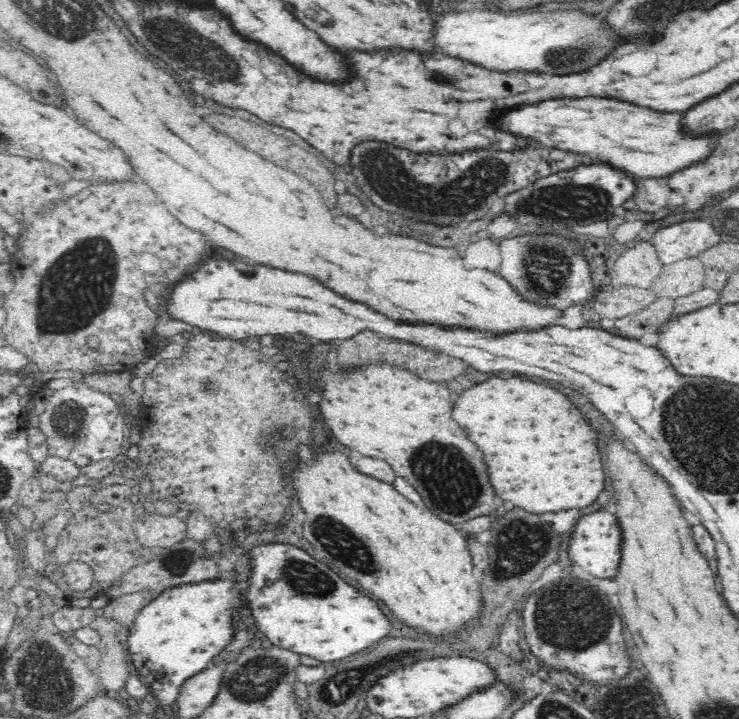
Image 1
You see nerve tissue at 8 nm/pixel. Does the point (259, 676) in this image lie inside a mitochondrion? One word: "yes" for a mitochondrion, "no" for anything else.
yes

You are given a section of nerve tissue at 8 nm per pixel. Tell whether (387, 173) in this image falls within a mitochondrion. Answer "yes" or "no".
yes

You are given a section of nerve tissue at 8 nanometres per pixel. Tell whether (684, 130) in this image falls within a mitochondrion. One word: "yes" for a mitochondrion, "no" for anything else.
no

